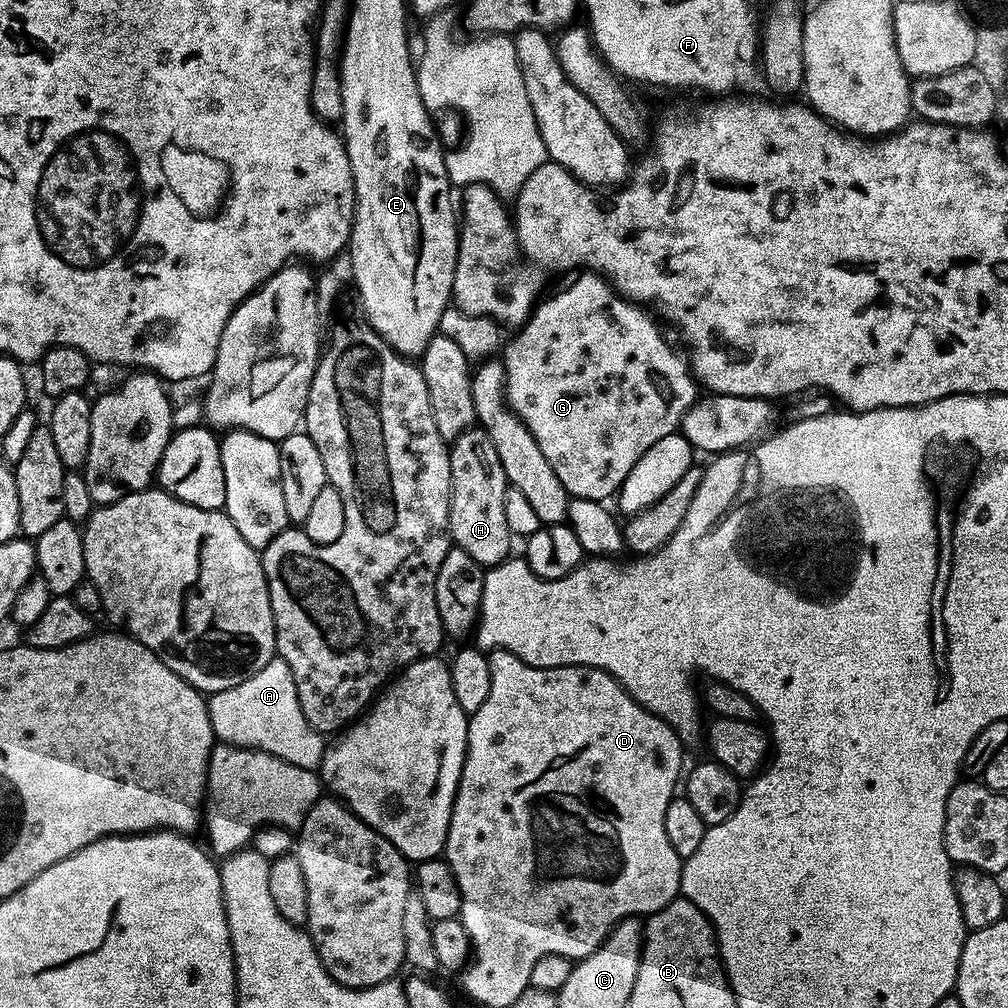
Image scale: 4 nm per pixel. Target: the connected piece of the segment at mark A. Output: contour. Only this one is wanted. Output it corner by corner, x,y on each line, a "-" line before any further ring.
274,658
262,670
242,682
207,697
212,735
226,744
239,744
241,748
257,748
269,752
291,764
319,765
324,757
325,737
302,714
294,674
285,660

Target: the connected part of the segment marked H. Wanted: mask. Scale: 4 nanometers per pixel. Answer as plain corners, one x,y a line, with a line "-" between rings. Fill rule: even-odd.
480,426
467,428
457,440
451,441
448,457
452,471
452,501
448,515
451,543
466,550
466,554
482,566
501,564
509,559
514,533
506,526
504,505
510,483
503,472
491,434

